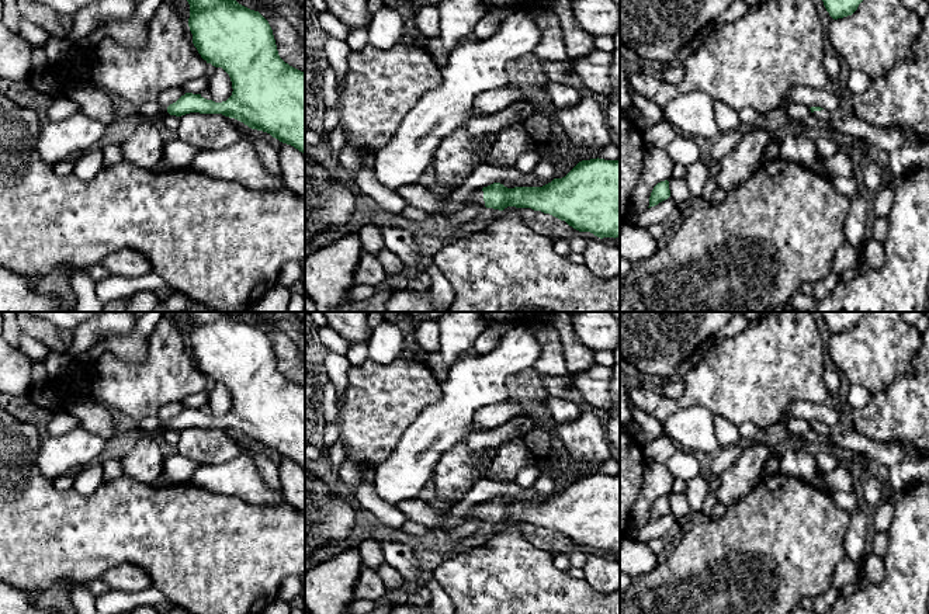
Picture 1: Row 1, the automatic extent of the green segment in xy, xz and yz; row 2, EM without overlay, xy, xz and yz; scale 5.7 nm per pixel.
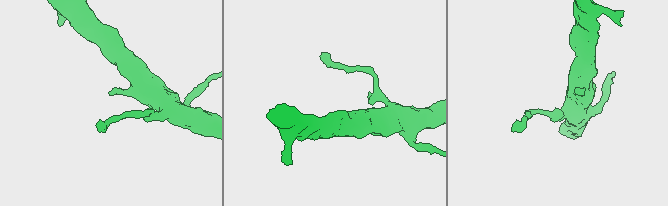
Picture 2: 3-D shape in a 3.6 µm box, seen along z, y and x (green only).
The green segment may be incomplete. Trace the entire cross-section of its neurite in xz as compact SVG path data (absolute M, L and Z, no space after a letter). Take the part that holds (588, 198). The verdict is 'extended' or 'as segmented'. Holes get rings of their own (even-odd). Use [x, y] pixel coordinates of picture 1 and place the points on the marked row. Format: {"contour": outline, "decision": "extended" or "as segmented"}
{"contour": "M620 159L582 160L565 177L543 187L507 188L493 183L471 192L460 209L471 205L499 211L531 208L565 221L579 232L616 239L620 237Z", "decision": "extended"}

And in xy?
{"contour": "M187 0L190 4L188 27L193 44L201 58L215 67L222 67L230 77L232 96L222 103L186 93L156 117L139 124L135 133L121 143L124 160L139 167L153 169L163 159L163 141L159 124L170 114L181 117L190 112L222 114L235 118L252 129L270 133L282 143L305 155L305 73L285 63L277 51L268 21L236 0Z", "decision": "extended"}

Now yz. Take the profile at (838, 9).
{"contour": "M822 0L833 20L852 15L863 0Z", "decision": "as segmented"}

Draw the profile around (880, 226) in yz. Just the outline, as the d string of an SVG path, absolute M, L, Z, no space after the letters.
M877 216L873 223L873 239L884 243L888 232L888 218Z

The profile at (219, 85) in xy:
M215 67L208 74L208 90L211 100L215 103L226 101L232 96L232 81L229 74L222 67Z

